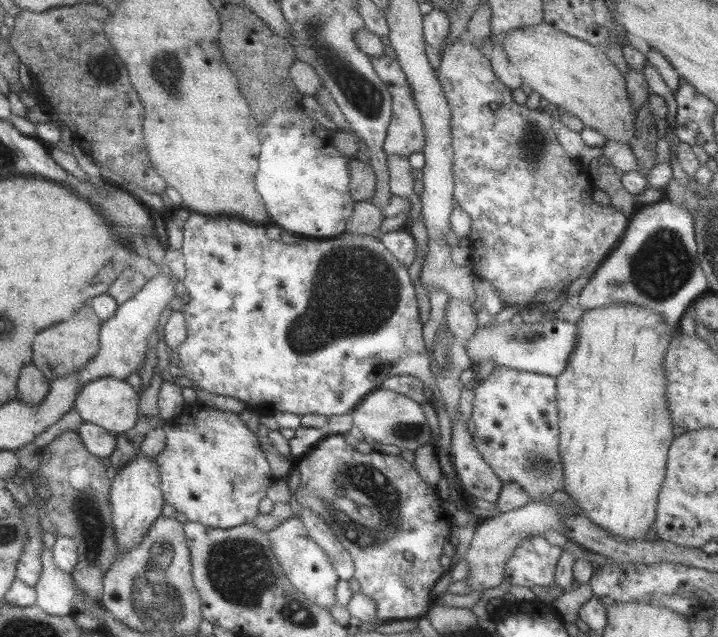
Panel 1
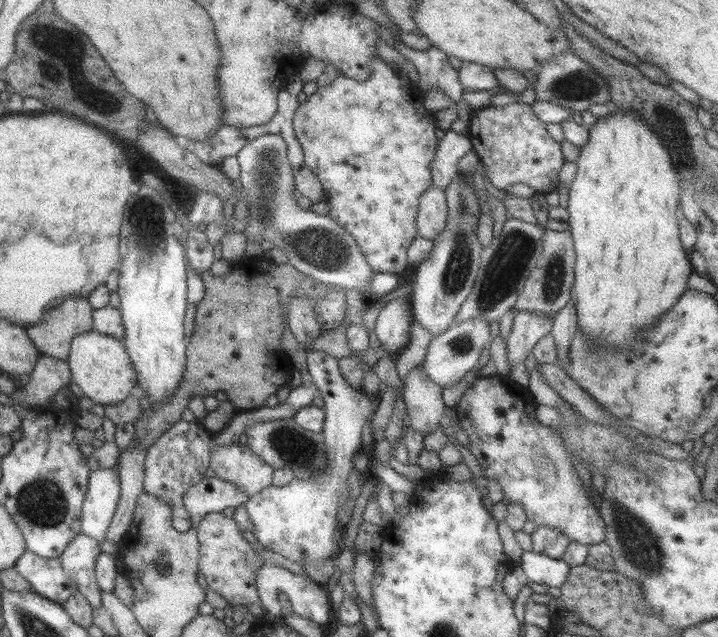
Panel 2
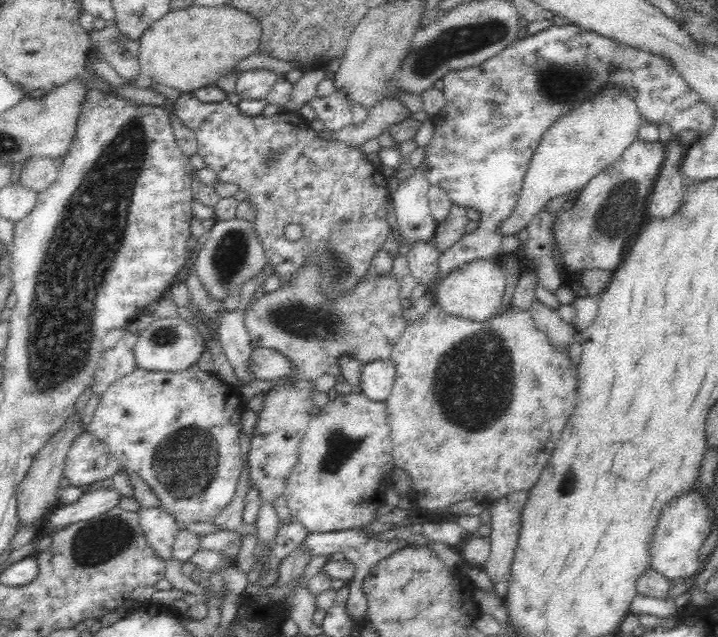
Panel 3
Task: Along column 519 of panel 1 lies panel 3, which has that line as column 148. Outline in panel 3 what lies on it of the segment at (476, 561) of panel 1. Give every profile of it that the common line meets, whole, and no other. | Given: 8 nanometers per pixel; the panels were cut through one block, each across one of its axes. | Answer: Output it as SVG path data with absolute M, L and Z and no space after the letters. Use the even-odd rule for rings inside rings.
M160 506L140 507L136 512L146 540L156 549L158 557L172 559L173 544L179 532L175 520Z

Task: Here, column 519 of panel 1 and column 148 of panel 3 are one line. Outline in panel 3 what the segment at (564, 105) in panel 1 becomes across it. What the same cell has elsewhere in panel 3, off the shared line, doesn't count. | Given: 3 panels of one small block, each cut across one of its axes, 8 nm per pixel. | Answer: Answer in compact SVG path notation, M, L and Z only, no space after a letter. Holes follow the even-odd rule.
M192 5L182 10L170 10L160 20L153 22L139 38L138 68L142 76L156 84L176 88L181 93L214 85L248 55L252 55L259 44L261 27L251 16L229 6Z

